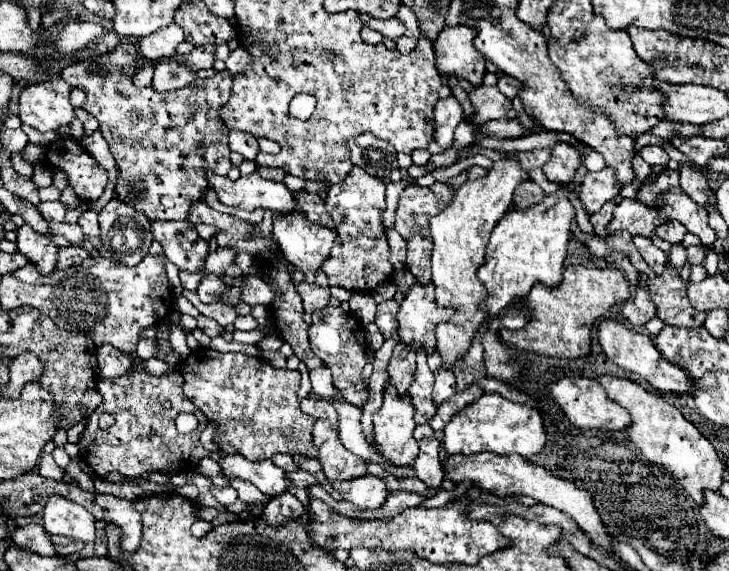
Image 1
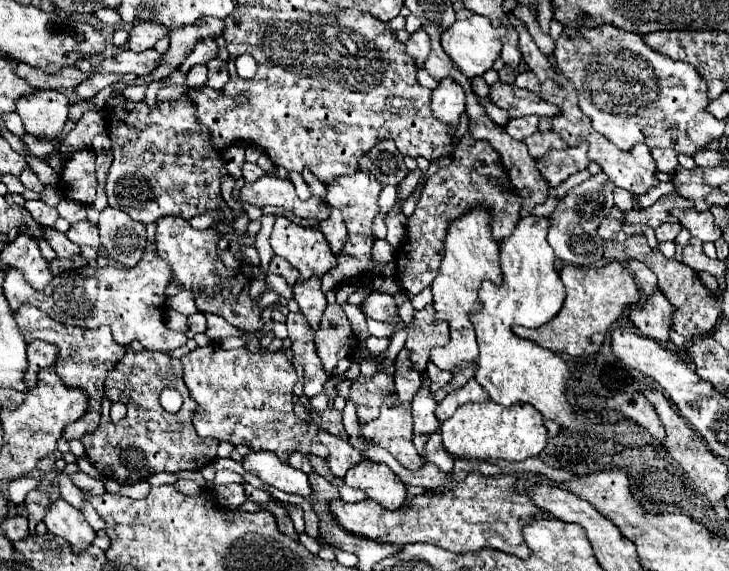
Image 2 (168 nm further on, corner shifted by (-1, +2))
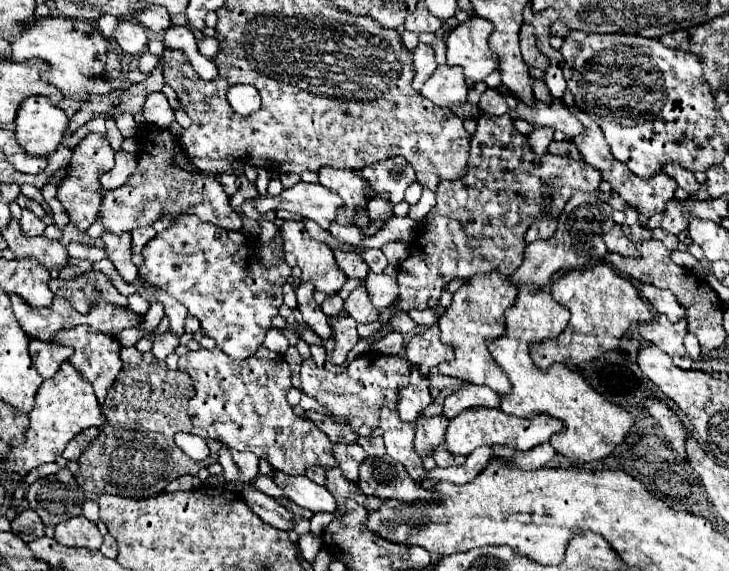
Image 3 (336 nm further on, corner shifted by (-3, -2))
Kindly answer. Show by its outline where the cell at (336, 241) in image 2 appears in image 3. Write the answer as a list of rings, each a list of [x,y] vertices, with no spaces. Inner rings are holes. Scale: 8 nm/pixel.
[[[335,248],[335,250],[333,250],[333,256],[335,256],[335,260],[337,260],[337,266],[339,266],[349,278],[361,278],[361,280],[367,278],[369,266],[365,264],[365,260],[363,260],[355,250]]]

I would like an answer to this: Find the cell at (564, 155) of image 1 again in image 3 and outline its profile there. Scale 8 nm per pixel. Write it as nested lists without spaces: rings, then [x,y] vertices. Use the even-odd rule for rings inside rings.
[[[481,114],[477,118],[477,128],[471,136],[469,150],[469,170],[459,180],[443,180],[439,182],[435,196],[437,204],[429,212],[425,220],[419,222],[413,240],[409,242],[409,256],[399,266],[399,308],[403,310],[425,310],[437,304],[441,296],[441,288],[455,278],[469,278],[477,272],[499,270],[511,276],[519,266],[525,250],[525,232],[532,218],[551,212],[559,216],[563,212],[565,202],[579,190],[595,192],[599,188],[601,176],[599,170],[585,164],[583,160],[573,160],[569,156],[543,154],[535,162],[535,152],[523,142],[523,134],[513,128],[513,120],[509,114],[491,116]]]

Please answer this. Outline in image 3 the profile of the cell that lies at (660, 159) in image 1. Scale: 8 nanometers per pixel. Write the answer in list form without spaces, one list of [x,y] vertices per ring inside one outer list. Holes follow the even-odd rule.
[[[677,162],[665,164],[663,170],[679,184],[679,188],[683,188],[683,190],[689,192],[689,194],[695,194],[695,192],[701,188],[701,184],[695,180],[695,176],[693,176],[687,168],[683,168],[681,164],[677,164]]]

